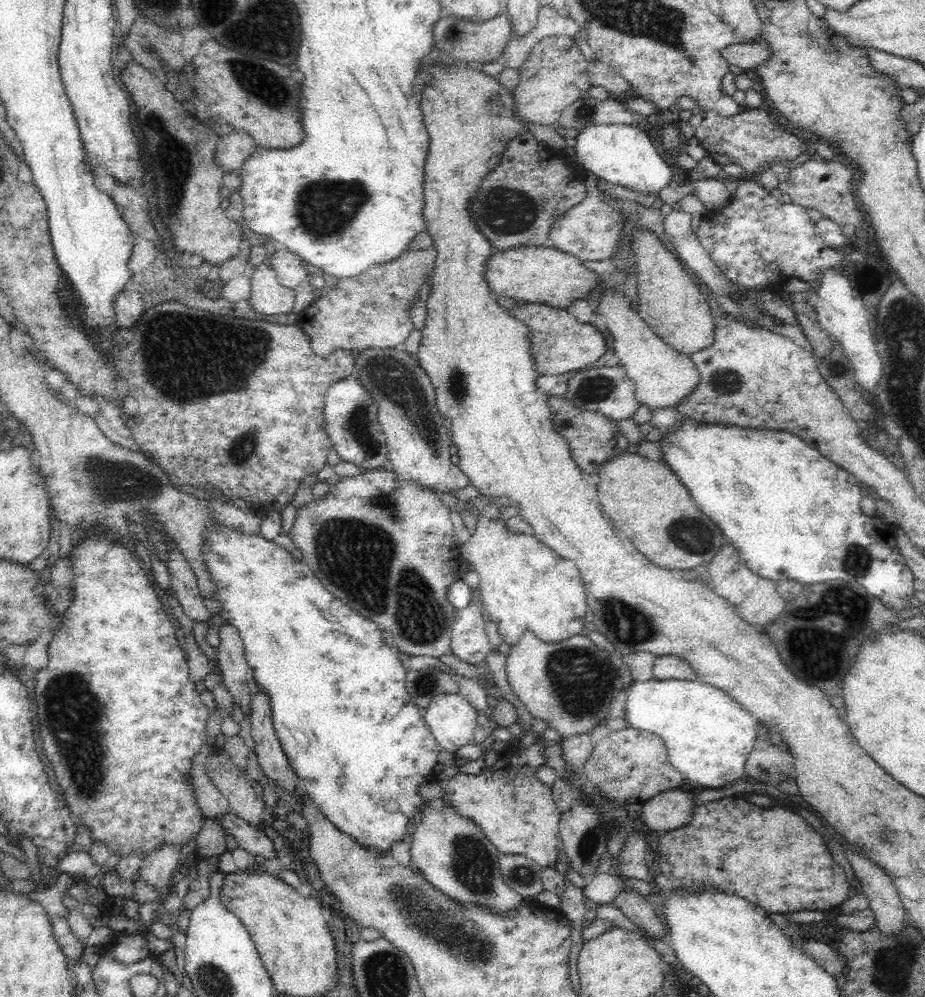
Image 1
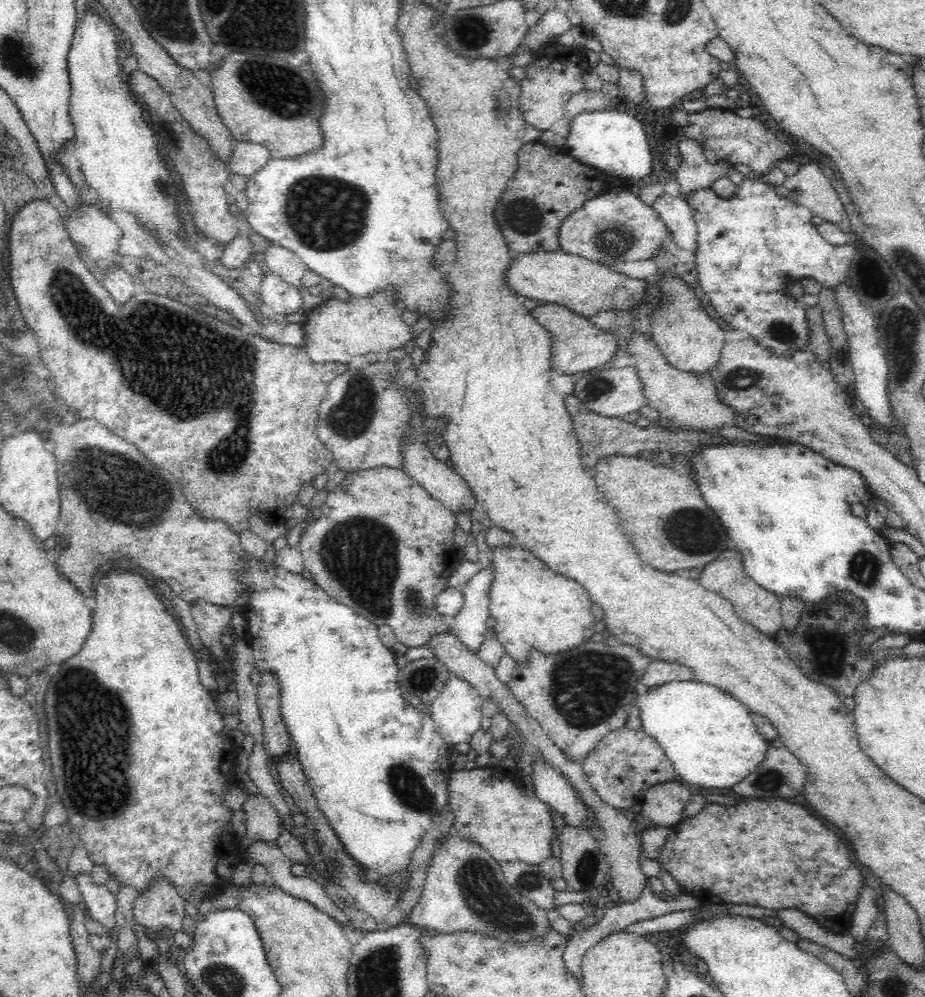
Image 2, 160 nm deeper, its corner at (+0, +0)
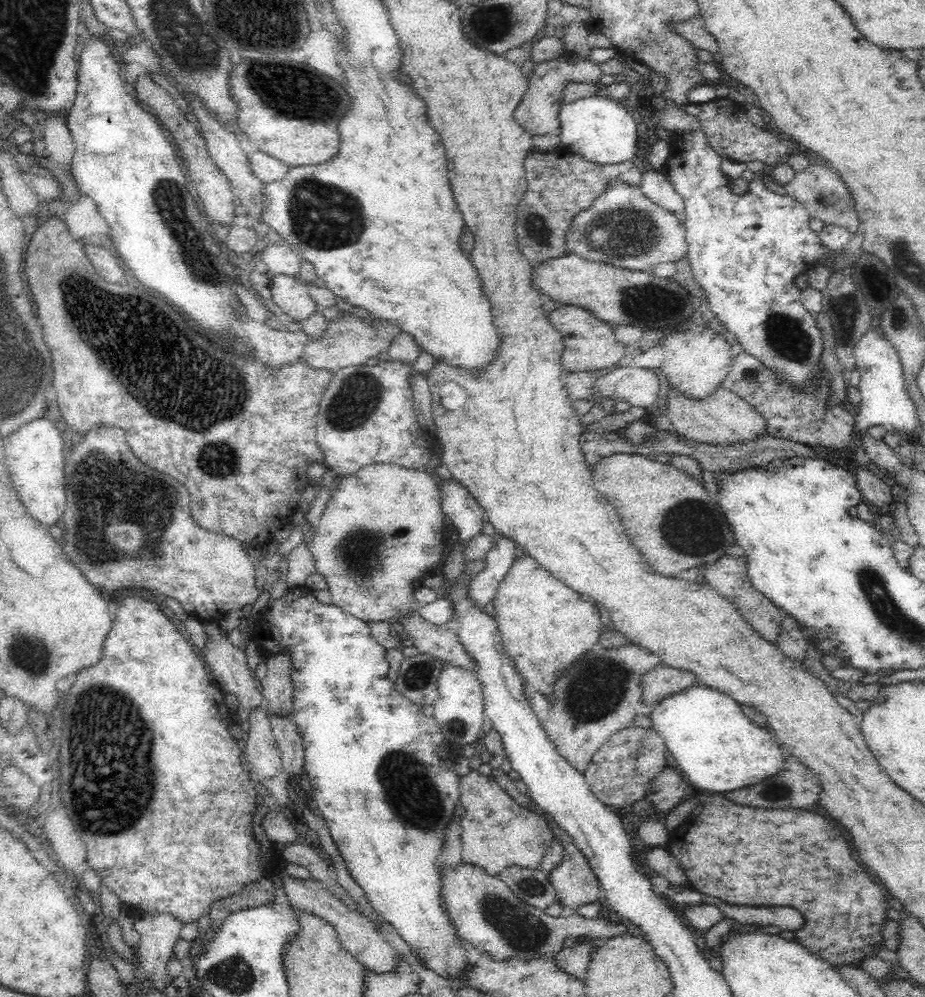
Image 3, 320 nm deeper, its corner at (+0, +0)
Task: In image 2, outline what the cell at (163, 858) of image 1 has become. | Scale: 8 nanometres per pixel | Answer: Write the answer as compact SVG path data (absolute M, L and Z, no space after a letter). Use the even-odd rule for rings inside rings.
M160 881L143 895L136 897L132 907L135 924L143 927L145 934L161 946L170 942L177 932L182 931L184 920L184 899L170 887L170 883Z

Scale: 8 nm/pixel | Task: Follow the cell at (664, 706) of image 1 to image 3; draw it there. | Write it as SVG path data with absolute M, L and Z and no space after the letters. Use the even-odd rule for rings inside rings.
M692 687L684 693L662 699L652 714L653 729L663 738L669 753L670 761L680 774L684 774L688 784L694 784L702 790L712 792L732 792L758 784L767 778L784 772L785 760L778 741L772 740L765 727L754 724L740 708L740 705L729 696L710 687Z

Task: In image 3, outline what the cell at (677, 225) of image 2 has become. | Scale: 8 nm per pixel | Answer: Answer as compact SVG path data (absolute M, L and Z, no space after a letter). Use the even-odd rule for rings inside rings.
M652 168L641 172L638 187L646 197L671 210L684 223L682 197L674 190L665 171Z

